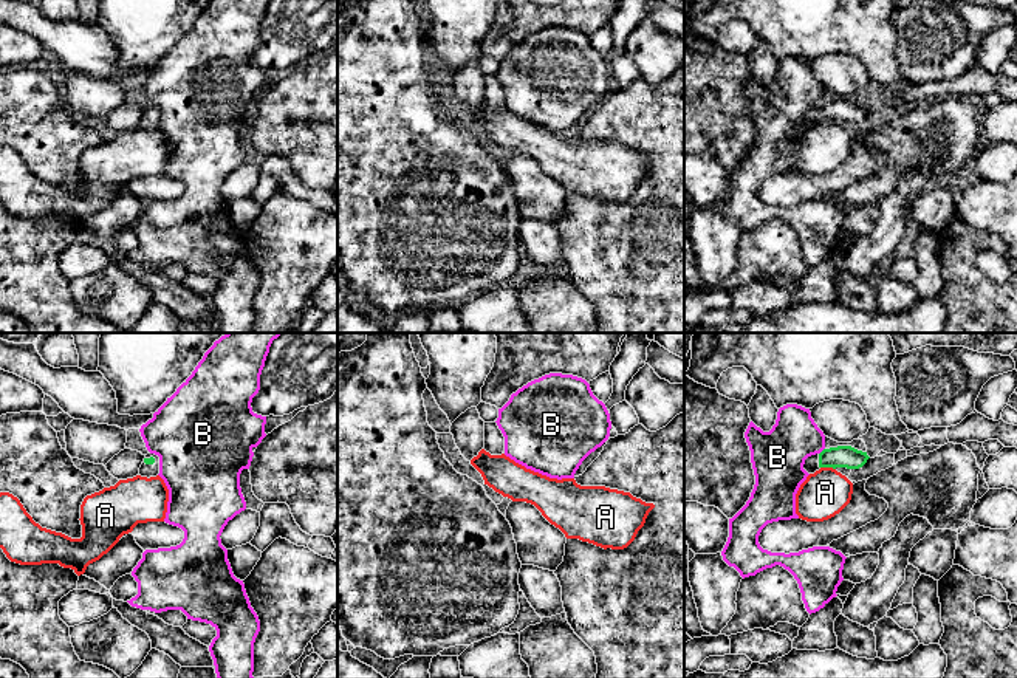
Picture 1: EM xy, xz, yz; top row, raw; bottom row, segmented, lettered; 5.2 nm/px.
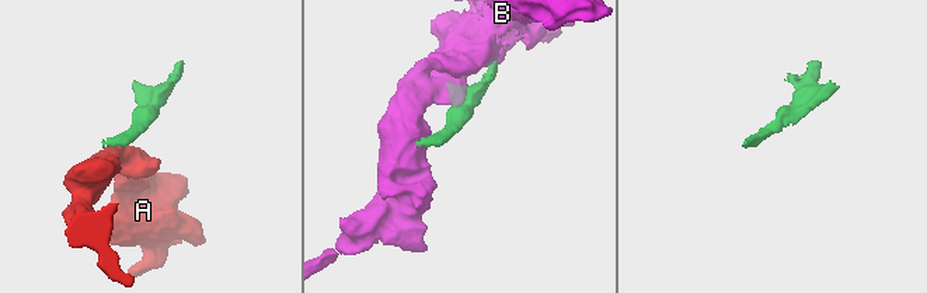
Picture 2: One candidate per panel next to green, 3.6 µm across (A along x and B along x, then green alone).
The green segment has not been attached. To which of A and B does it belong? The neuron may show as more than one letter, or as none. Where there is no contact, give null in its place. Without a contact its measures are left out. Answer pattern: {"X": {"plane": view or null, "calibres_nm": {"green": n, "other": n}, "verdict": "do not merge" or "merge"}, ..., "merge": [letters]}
{"A": {"plane": "yz", "calibres_nm": {"green": 120, "other": 240}, "verdict": "do not merge"}, "B": {"plane": "yz", "calibres_nm": {"green": 120, "other": 280}, "verdict": "do not merge"}, "merge": []}

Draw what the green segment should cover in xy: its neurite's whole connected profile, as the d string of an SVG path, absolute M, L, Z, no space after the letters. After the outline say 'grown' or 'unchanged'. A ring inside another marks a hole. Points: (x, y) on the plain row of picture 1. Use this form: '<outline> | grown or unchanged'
M147 107L141 121L139 121L139 127L141 130L156 130L159 127L159 110L155 107Z | grown

